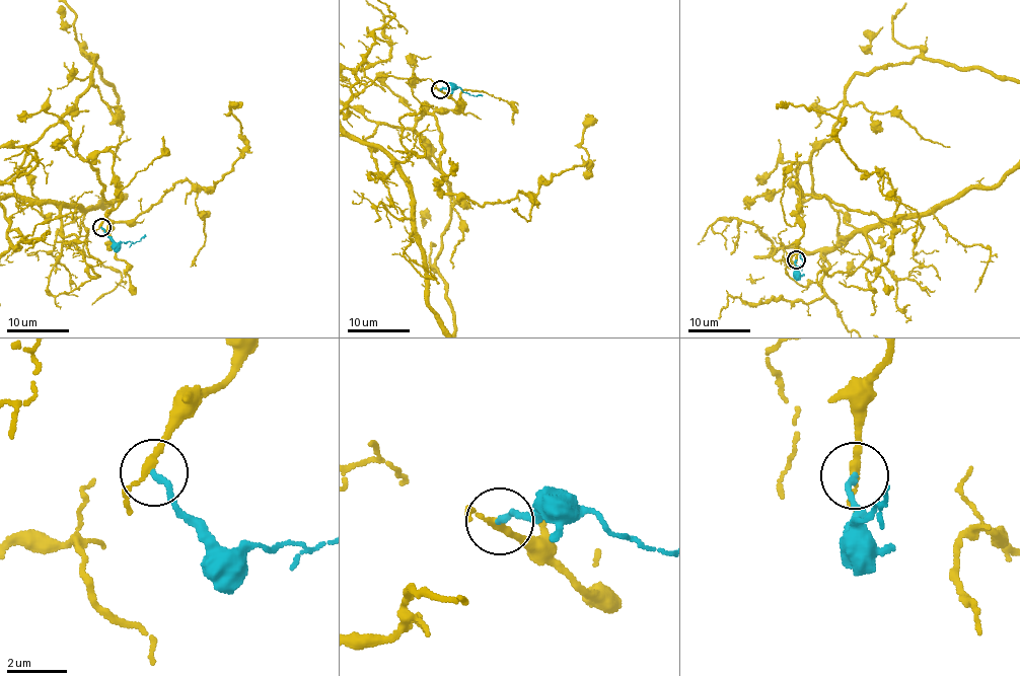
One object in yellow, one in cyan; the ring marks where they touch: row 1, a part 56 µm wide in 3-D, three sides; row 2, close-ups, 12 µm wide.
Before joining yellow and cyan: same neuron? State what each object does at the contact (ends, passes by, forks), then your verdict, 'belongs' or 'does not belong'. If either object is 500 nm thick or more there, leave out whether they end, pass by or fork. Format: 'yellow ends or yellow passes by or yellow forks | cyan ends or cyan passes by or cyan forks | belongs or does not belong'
yellow passes by | cyan ends | does not belong

